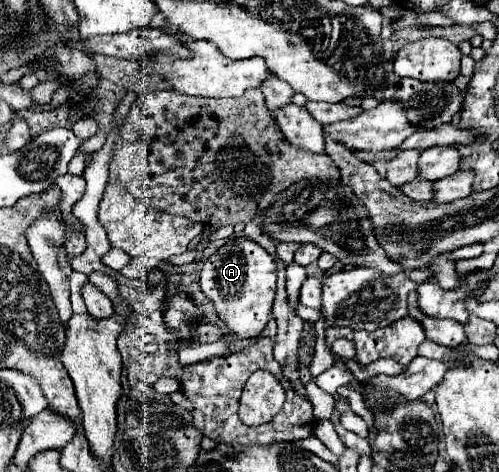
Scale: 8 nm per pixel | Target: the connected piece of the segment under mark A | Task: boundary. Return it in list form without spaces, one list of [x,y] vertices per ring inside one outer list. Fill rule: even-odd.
[[[247,238],[227,240],[219,246],[203,264],[201,270],[201,290],[215,302],[215,312],[227,322],[227,328],[237,334],[237,338],[259,336],[265,328],[273,298],[275,298],[275,262],[257,244]]]

